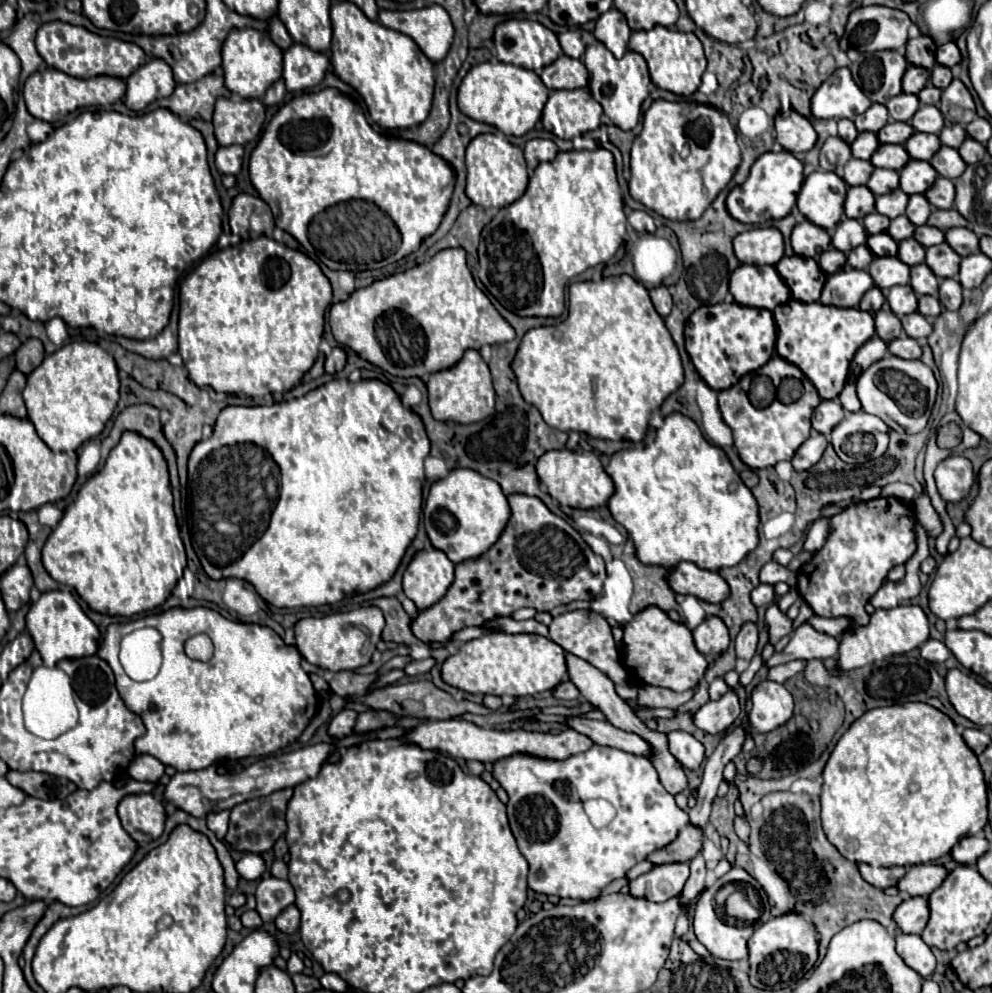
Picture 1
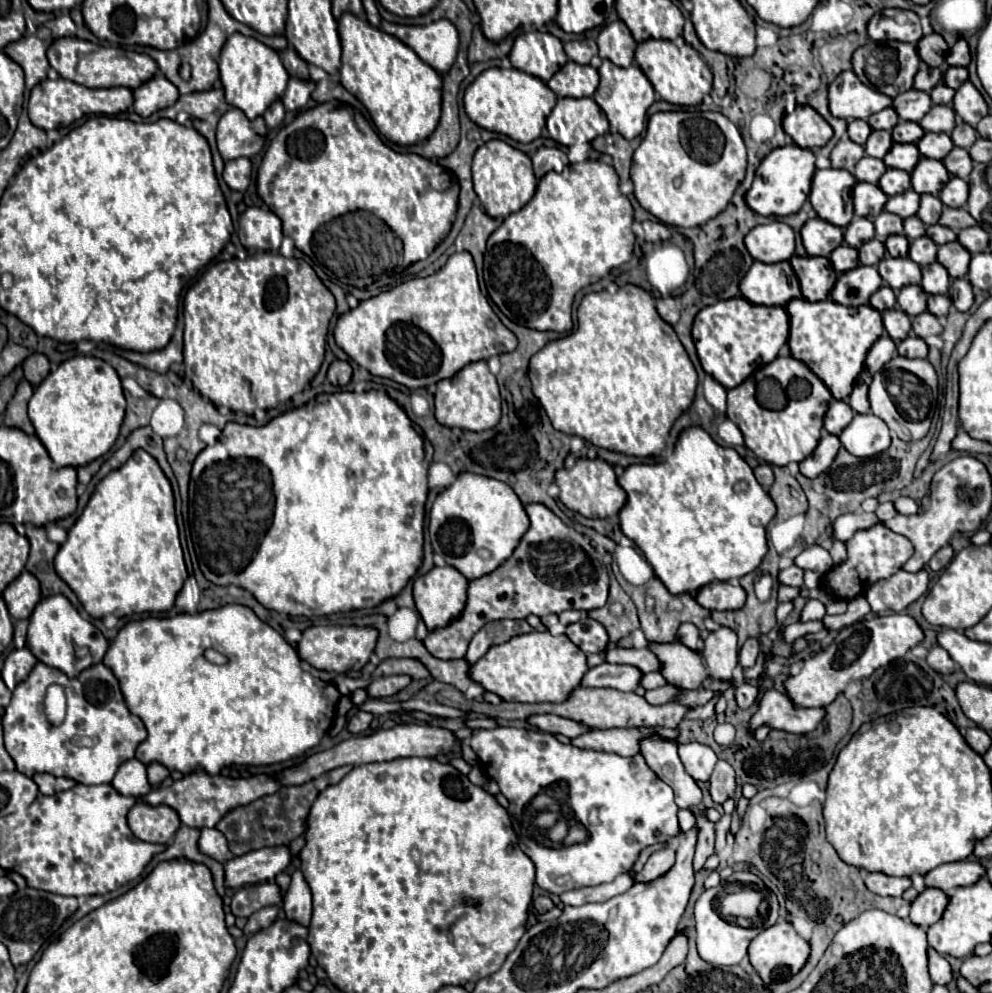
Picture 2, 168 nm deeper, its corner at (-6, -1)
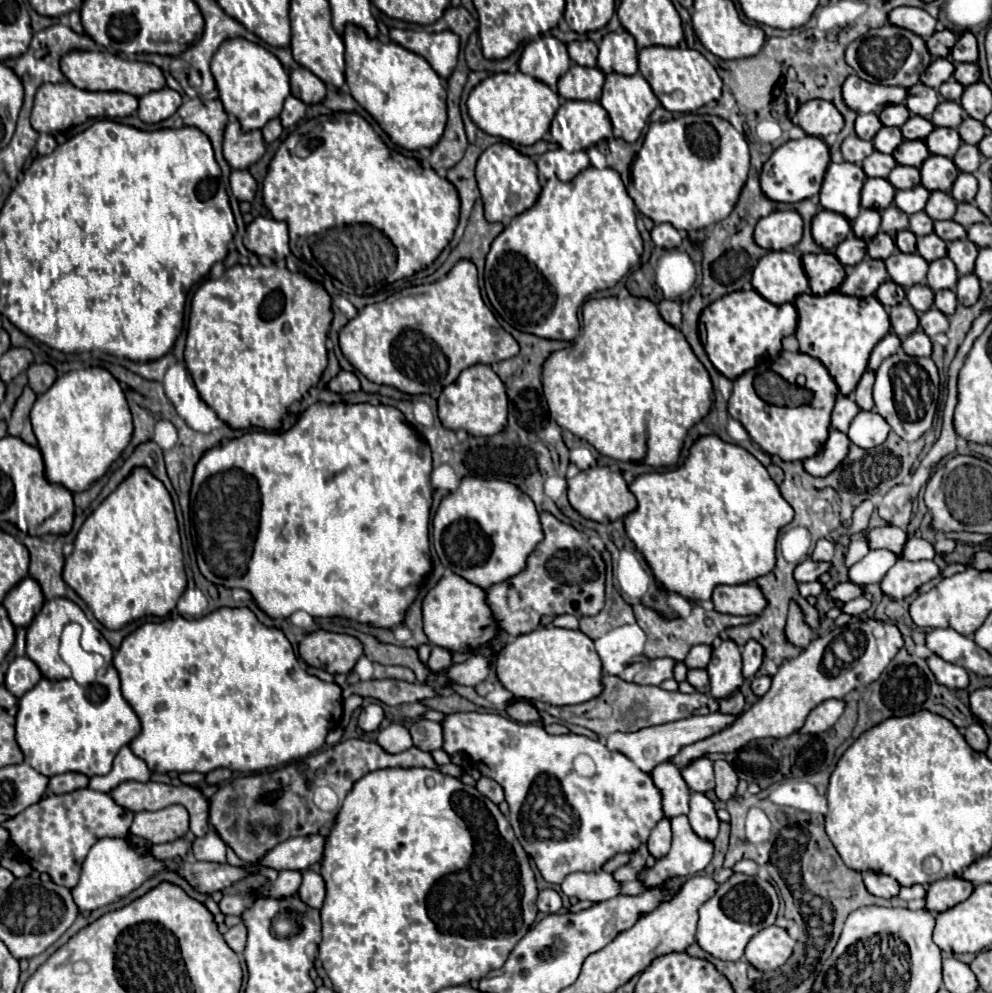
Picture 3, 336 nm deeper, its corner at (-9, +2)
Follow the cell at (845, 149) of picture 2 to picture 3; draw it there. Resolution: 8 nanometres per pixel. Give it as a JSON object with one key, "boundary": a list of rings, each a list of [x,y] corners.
{"boundary":[[[856,134],[848,136],[844,142],[842,142],[842,156],[846,162],[852,162],[856,166],[862,166],[862,160],[866,156],[870,156],[874,152],[874,144],[872,142],[866,142],[862,138],[858,138]]]}

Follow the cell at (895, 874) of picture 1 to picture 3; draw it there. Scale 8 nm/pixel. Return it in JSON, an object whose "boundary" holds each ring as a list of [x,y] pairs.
{"boundary":[[[864,872],[864,884],[868,888],[870,894],[874,896],[882,896],[882,898],[892,898],[898,894],[900,884],[898,880],[894,880],[892,876],[886,874],[876,874],[876,872]]]}

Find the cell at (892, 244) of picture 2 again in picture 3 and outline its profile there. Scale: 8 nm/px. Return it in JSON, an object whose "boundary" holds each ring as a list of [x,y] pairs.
{"boundary":[[[902,230],[896,234],[896,246],[902,252],[916,252],[916,236],[910,230]]]}

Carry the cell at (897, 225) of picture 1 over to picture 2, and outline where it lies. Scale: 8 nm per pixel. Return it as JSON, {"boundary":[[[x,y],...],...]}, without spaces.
{"boundary":[[[915,215],[909,217],[909,219],[905,219],[905,237],[909,241],[913,241],[913,239],[917,239],[921,235],[925,235],[925,225],[921,223],[921,219],[915,217]]]}

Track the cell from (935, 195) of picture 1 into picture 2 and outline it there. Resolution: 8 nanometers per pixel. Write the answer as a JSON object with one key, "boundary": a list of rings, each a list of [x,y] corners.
{"boundary":[[[951,177],[951,181],[943,187],[939,199],[947,207],[965,207],[967,197],[969,197],[969,183],[959,177]]]}

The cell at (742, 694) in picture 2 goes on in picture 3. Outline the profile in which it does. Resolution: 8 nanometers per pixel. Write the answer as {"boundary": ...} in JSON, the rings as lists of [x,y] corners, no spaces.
{"boundary":[[[760,676],[760,678],[754,678],[754,680],[752,680],[752,692],[754,692],[756,696],[764,696],[764,694],[768,692],[770,684],[772,684],[770,676]]]}

